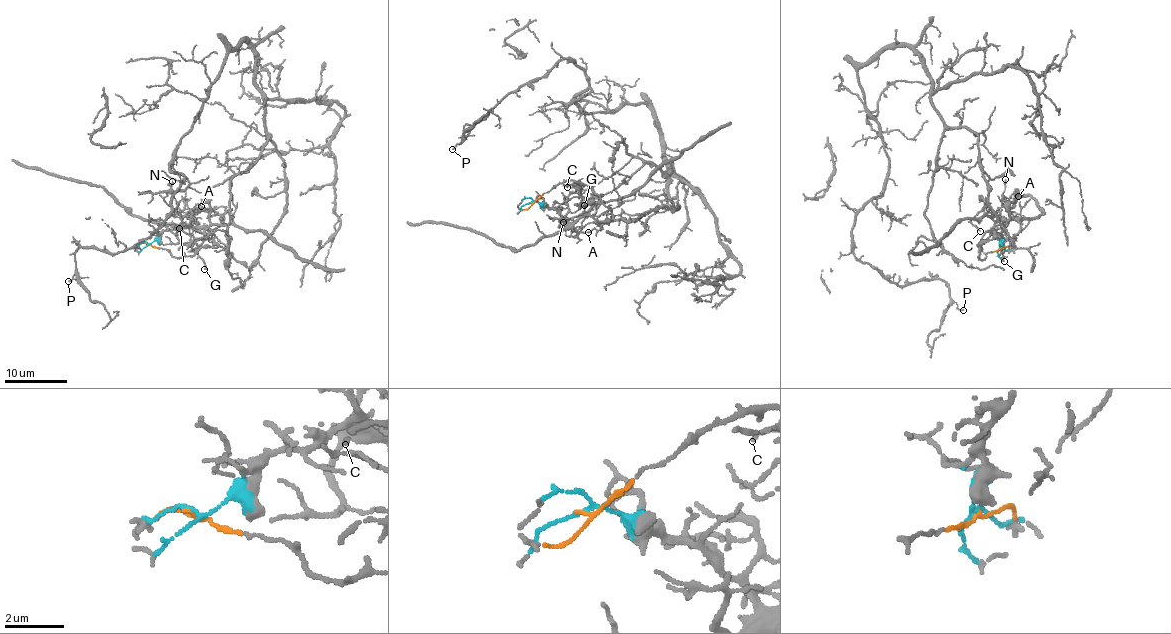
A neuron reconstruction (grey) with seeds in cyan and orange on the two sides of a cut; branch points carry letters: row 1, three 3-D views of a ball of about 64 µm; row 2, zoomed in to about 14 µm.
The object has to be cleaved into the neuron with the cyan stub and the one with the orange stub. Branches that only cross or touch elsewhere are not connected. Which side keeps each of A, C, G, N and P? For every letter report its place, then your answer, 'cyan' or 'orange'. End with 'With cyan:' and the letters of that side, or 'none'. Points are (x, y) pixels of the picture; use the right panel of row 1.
A: at (1018, 196); cyan
C: at (980, 231); cyan
G: at (1004, 261); cyan
N: at (1005, 179); cyan
P: at (963, 310); orange
With cyan: A, C, G, N

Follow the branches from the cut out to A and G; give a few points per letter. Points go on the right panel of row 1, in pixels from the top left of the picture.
A: (1001, 247), (1001, 230), (1015, 202), (1008, 201), (1018, 196)
G: (1001, 247), (1001, 230), (1013, 219), (1006, 218), (994, 224), (1003, 261)

